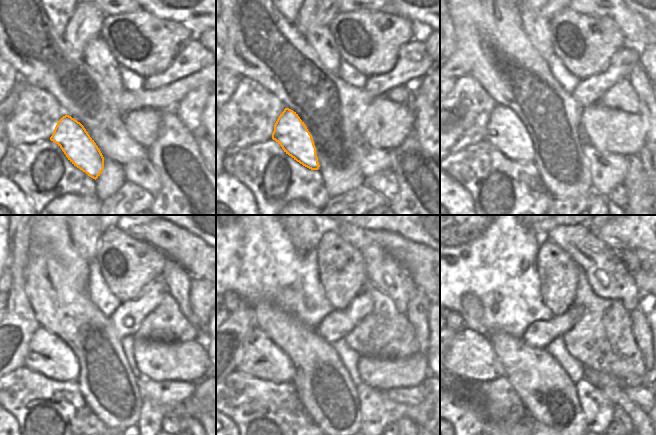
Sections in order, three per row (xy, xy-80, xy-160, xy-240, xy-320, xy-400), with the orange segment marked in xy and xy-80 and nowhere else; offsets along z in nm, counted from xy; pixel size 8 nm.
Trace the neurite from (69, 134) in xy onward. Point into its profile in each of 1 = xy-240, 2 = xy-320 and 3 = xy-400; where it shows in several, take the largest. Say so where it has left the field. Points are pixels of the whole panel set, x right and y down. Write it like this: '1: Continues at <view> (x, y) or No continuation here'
1: Continues at xy-240 (48, 354)
2: Continues at xy-320 (262, 359)
3: Continues at xy-400 (471, 356).

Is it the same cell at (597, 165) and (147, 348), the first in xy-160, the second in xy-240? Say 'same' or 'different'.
different

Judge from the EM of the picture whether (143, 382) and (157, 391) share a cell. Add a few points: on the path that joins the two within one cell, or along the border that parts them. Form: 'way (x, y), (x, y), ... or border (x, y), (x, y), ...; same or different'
way (146, 385), (154, 391); same

